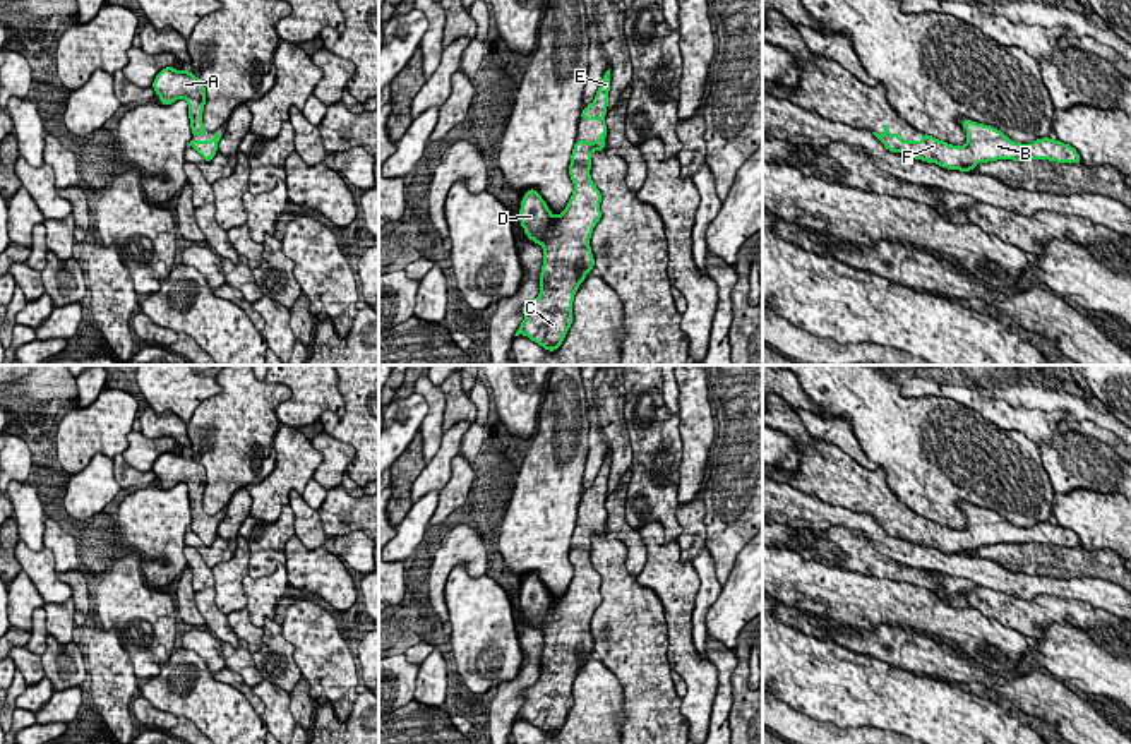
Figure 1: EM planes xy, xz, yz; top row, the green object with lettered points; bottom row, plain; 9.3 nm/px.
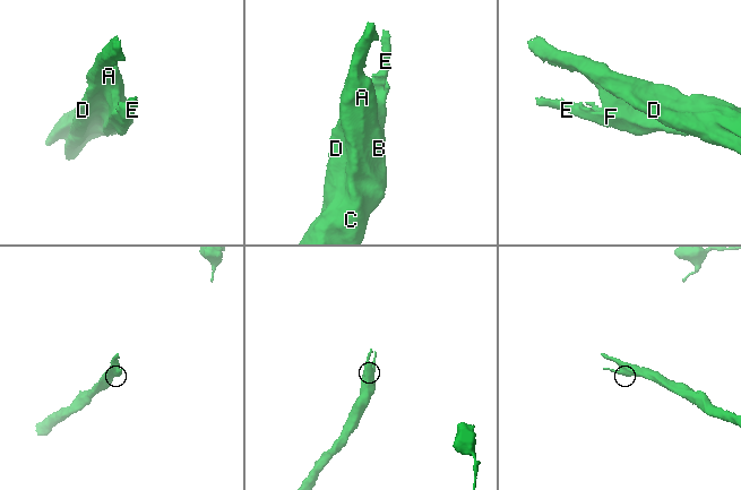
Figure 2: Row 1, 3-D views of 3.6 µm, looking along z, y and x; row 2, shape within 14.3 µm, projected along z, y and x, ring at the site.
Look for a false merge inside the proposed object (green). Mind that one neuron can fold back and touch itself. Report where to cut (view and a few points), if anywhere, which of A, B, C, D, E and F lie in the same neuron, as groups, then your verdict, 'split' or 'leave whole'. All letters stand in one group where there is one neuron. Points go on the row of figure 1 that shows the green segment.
cut none; groups A B C D E F; leave whole

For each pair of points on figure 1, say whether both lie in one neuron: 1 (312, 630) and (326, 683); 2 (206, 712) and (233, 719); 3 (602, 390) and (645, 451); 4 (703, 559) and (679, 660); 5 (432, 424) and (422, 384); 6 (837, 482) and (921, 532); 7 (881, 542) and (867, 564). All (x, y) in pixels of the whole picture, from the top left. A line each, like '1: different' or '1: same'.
1: same
2: same
3: different
4: different
5: same
6: same
7: different

